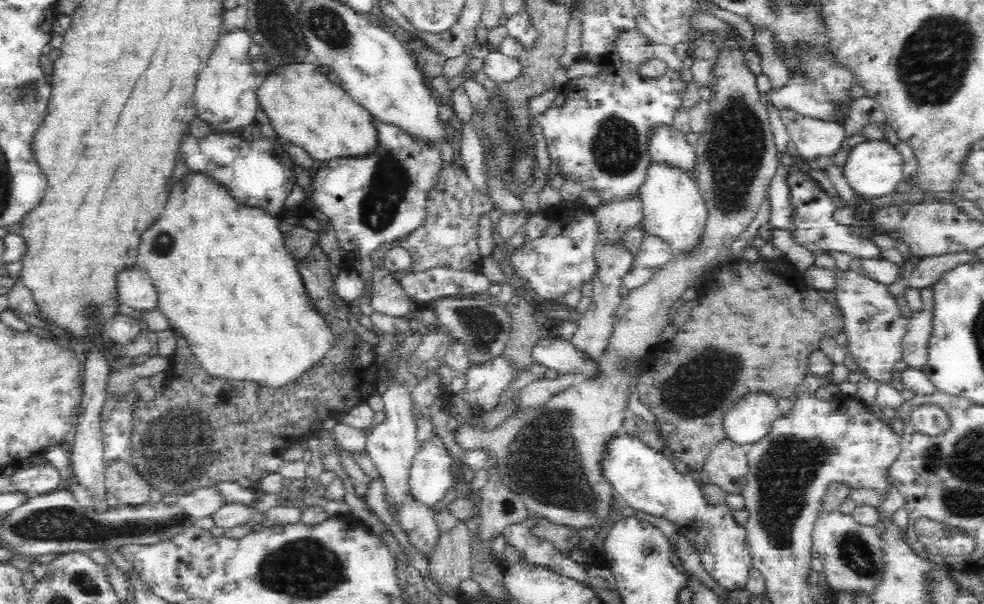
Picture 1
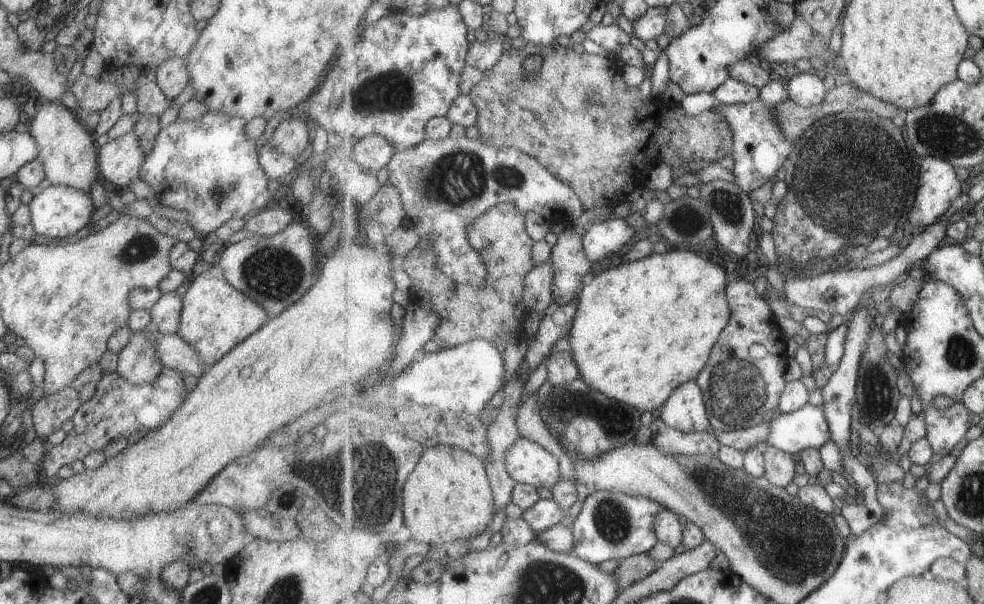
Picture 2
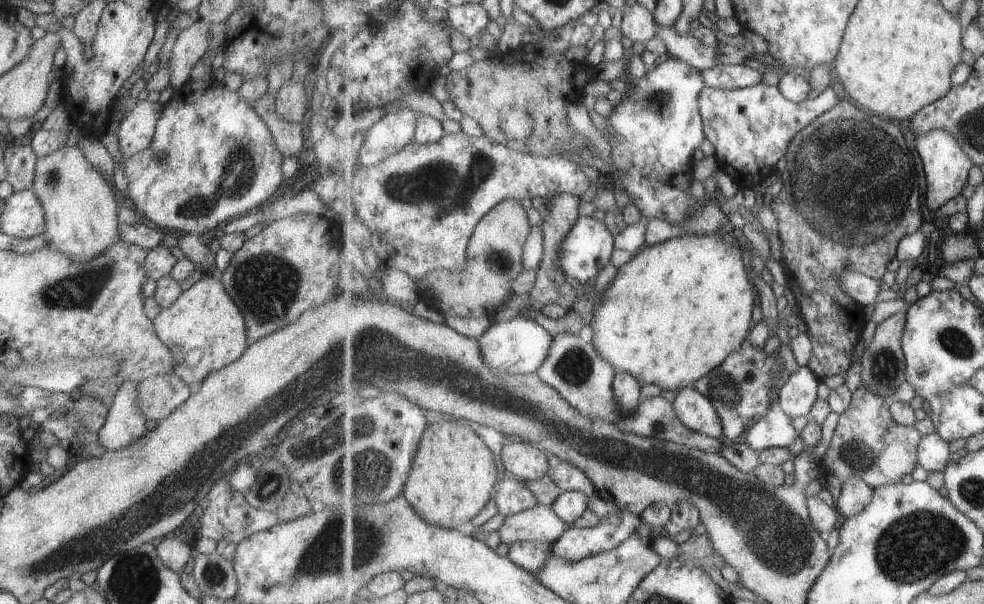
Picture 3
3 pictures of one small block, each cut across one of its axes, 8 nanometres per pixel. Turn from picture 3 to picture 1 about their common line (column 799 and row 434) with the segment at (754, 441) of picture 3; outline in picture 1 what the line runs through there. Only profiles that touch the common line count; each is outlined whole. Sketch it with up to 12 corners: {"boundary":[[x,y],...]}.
{"boundary":[[442,439],[413,458],[410,494],[433,507],[453,486]]}

